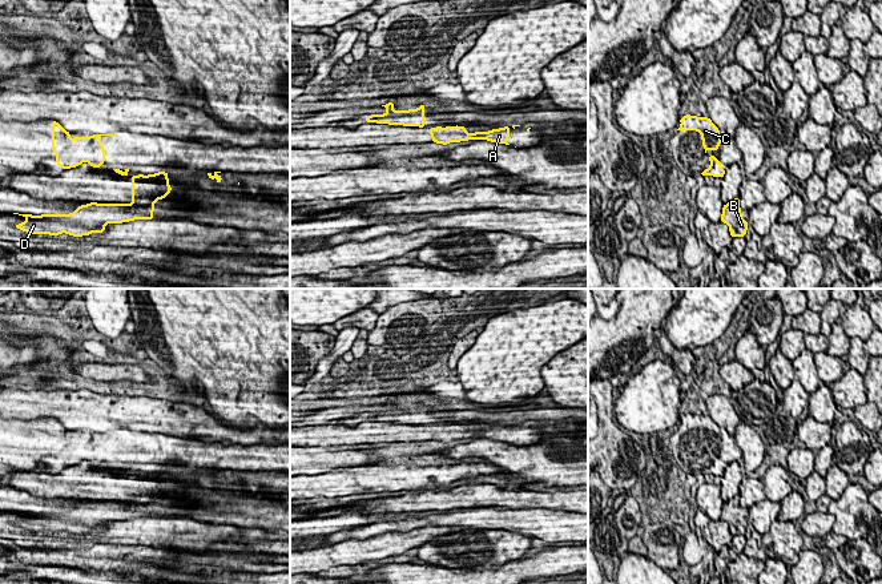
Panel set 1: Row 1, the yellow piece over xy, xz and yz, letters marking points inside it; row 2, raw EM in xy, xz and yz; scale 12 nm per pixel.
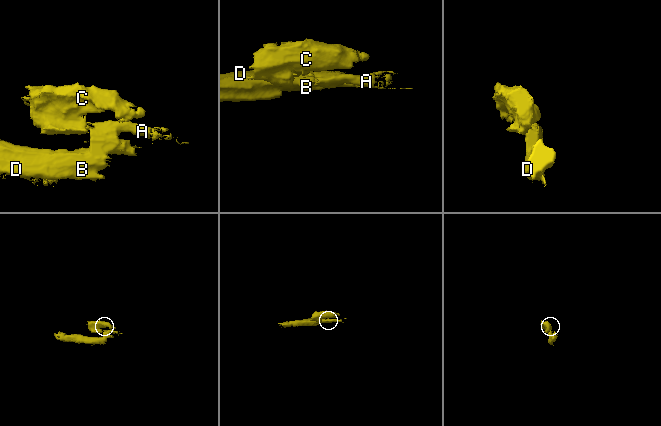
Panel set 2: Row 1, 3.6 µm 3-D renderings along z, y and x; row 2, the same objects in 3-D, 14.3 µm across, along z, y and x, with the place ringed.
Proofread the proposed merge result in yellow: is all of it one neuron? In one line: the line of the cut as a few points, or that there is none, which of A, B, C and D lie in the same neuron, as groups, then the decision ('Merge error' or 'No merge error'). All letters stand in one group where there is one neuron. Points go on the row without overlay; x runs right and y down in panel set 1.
Split along xz (419, 423), (423, 425). Groups: A B D / C. Merge error

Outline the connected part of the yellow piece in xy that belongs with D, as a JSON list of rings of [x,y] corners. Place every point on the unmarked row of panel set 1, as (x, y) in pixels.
[[[168,470],[132,474],[130,502],[97,502],[78,504],[69,512],[19,512],[25,520],[15,523],[32,532],[69,532],[73,535],[102,532],[108,521],[122,521],[134,517],[153,517],[154,502],[165,496],[173,487],[169,483]]]

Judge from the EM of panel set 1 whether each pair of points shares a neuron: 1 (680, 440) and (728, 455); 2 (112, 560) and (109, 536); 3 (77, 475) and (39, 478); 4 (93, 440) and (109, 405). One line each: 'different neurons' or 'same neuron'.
1: same neuron
2: different neurons
3: same neuron
4: different neurons

